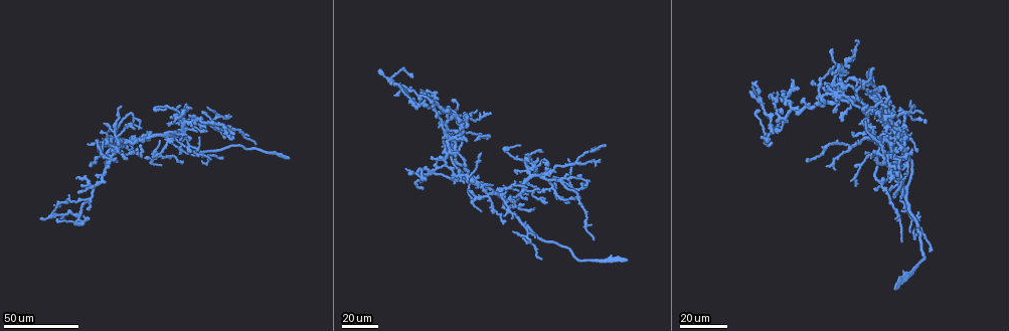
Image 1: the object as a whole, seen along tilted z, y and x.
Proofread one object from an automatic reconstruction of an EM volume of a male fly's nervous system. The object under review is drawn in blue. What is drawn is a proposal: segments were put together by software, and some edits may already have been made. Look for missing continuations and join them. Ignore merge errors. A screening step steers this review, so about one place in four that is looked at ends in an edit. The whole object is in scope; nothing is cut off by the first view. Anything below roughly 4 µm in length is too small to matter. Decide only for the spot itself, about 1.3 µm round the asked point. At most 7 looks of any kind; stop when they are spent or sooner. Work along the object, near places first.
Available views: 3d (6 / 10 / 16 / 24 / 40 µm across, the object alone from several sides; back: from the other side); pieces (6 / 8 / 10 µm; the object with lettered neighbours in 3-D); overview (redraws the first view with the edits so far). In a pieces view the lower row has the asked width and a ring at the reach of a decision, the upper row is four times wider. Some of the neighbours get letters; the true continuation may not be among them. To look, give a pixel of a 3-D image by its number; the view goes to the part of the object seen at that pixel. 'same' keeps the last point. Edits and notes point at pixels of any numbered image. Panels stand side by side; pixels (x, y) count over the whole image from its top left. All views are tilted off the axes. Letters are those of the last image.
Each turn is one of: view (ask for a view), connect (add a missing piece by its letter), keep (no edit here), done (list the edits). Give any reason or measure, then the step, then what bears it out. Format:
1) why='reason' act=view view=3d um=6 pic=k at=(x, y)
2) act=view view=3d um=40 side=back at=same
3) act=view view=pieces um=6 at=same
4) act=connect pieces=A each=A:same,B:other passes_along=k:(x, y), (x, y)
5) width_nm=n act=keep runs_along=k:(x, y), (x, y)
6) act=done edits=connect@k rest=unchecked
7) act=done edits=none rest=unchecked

why='free end' act=view view=3d um=40 pic=1 at=(410, 88)

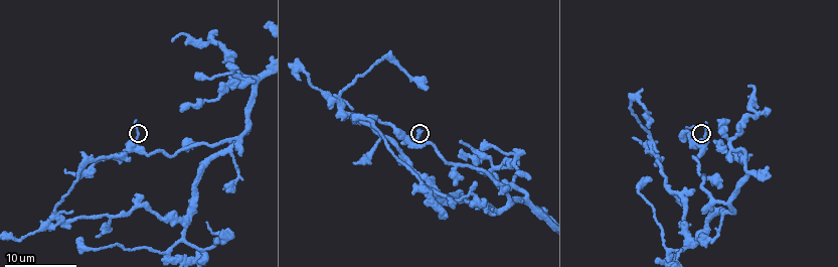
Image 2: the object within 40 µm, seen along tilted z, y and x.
act=view view=pieces um=10 pic=2 at=(420, 129)

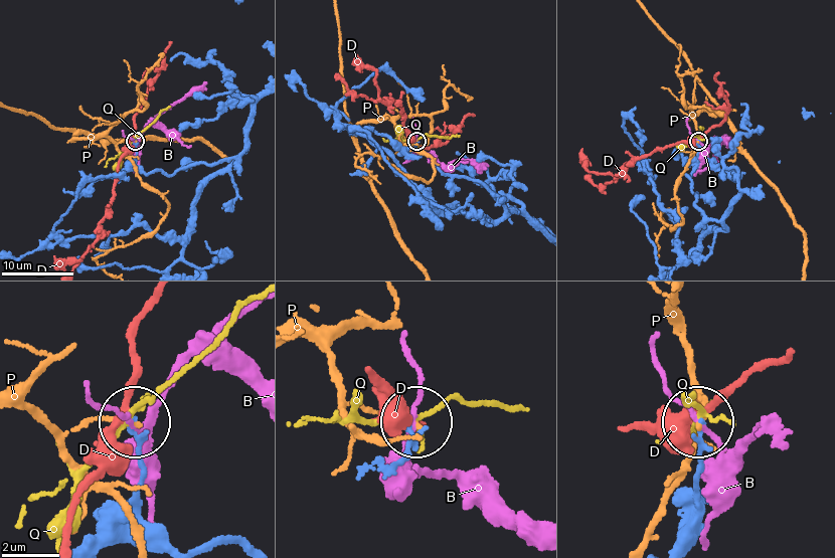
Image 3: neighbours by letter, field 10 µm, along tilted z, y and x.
act=keep each=B:other,D:other,P:other,Q:other runs_along=3:(397, 471), (414, 425) found='none of them fits'

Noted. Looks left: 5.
act=view view=pieces um=8 pic=2 at=(462, 140)

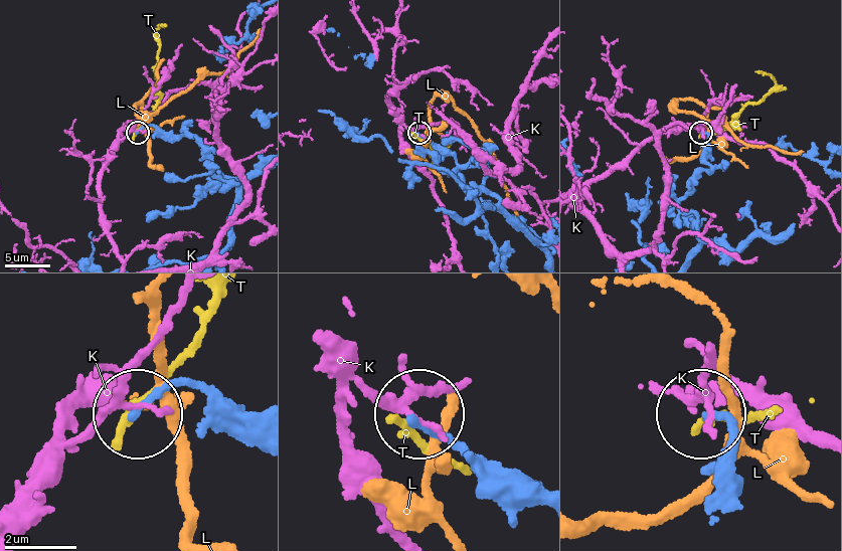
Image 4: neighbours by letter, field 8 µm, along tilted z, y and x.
act=keep each=K:other,L:other,T:other runs_along=4:(734, 479), (727, 423), (702, 411) found='no lettered piece goes on from it'

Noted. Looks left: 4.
why='tapers out' act=view view=3d um=40 pic=1 at=(626, 261)

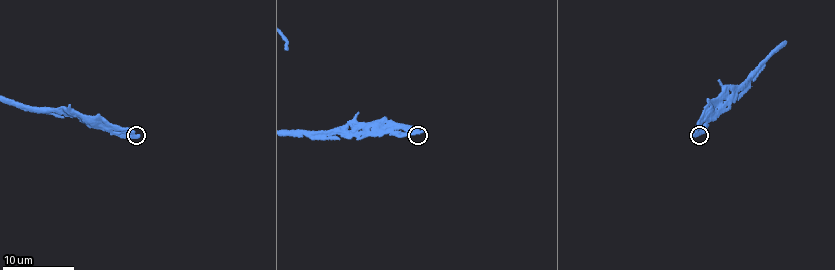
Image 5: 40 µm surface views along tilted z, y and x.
act=view view=pieces um=6 pic=5 at=(692, 134)

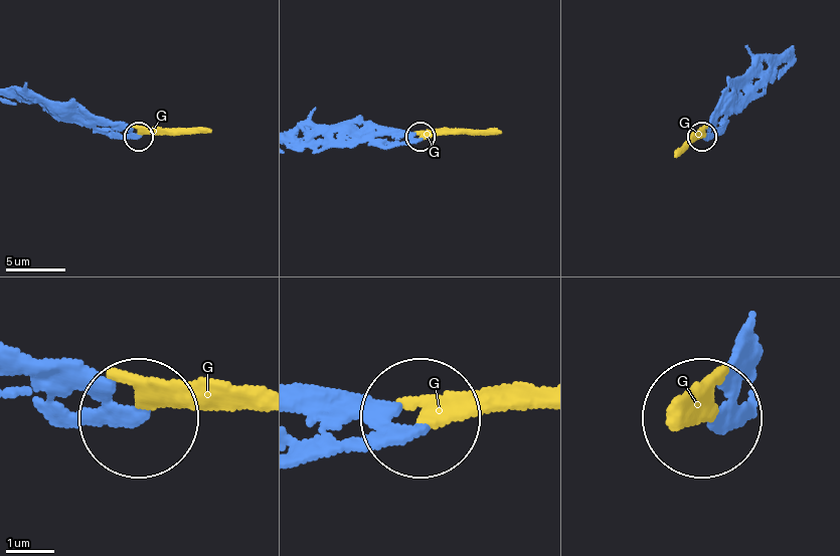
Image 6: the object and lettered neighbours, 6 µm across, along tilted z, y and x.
act=connect pieces=G each=G:same passes_along=6:(27, 369), (135, 404), (256, 407) found='the cell continues'

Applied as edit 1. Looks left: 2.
act=done edits=connect@6 rest=unchecked

